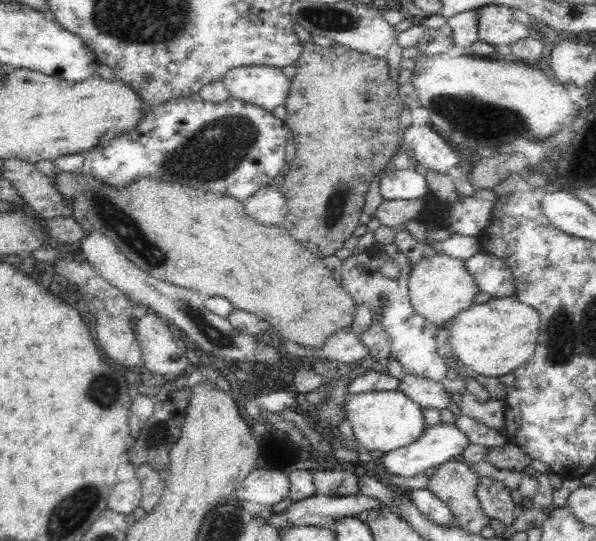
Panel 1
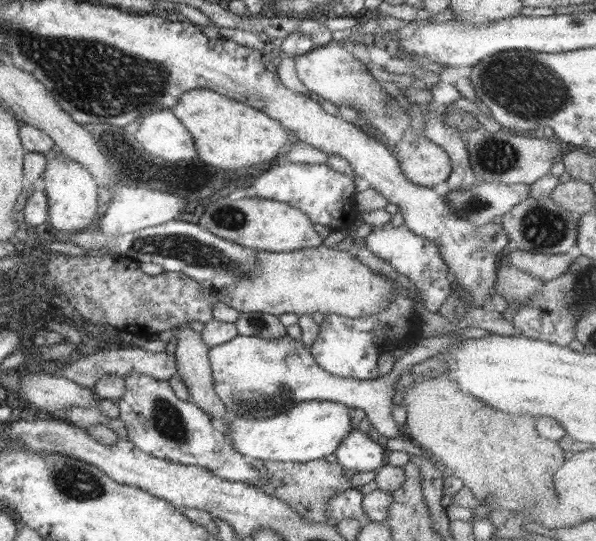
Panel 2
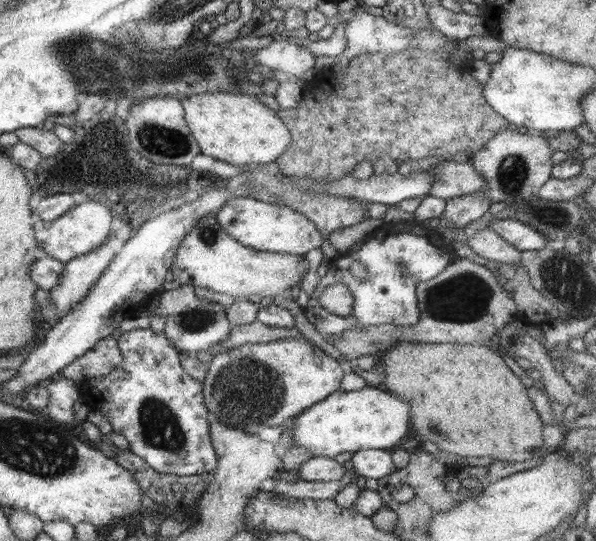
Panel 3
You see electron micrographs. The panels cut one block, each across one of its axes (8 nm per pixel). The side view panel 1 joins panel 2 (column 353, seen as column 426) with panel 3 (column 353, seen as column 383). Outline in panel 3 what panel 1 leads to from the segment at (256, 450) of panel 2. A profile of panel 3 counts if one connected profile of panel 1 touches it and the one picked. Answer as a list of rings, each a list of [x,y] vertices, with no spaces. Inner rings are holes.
[[[370,387],[356,391],[336,391],[328,395],[322,402],[310,406],[302,414],[292,418],[292,441],[298,451],[313,452],[313,456],[335,458],[342,452],[358,452],[368,449],[393,450],[404,441],[404,436],[411,436],[410,405],[402,401],[383,387]]]

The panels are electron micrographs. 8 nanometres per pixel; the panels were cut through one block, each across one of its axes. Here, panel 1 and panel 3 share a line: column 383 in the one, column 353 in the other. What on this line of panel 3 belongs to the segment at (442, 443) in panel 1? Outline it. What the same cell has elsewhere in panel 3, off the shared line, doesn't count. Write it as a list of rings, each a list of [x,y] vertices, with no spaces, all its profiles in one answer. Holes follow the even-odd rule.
[[[388,449],[358,450],[351,459],[355,472],[367,479],[384,478],[397,470]]]

